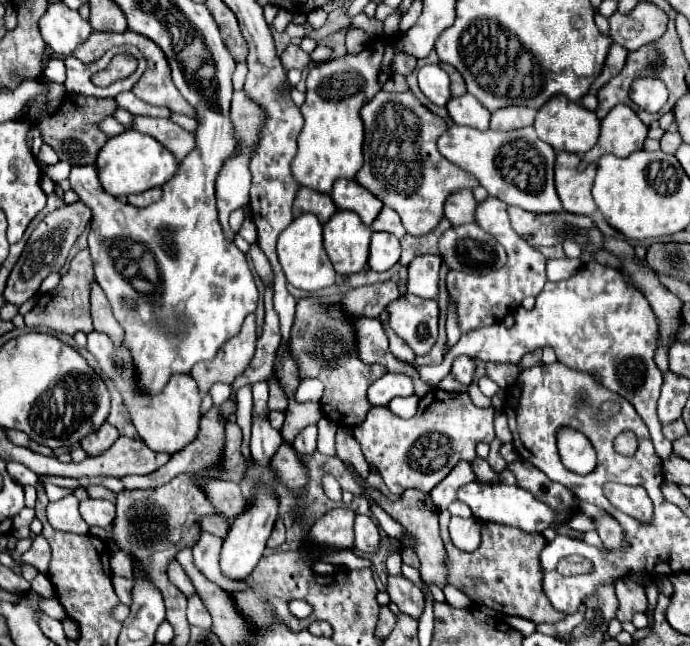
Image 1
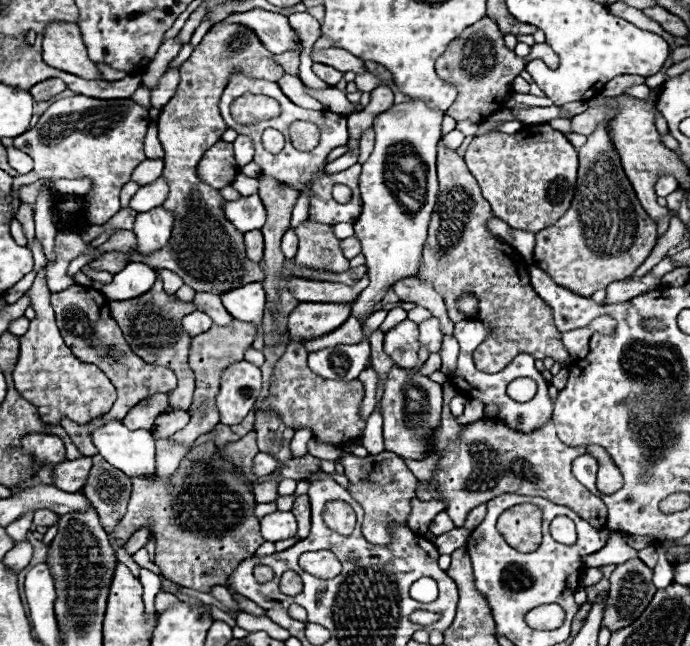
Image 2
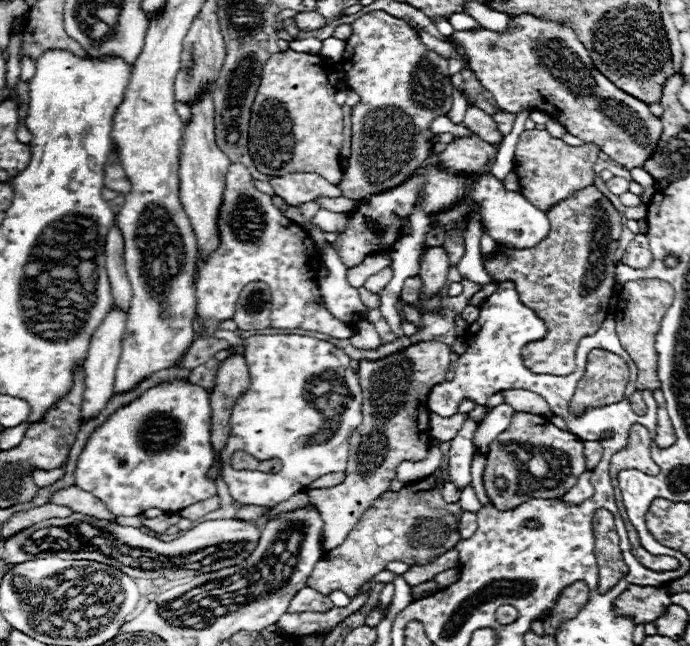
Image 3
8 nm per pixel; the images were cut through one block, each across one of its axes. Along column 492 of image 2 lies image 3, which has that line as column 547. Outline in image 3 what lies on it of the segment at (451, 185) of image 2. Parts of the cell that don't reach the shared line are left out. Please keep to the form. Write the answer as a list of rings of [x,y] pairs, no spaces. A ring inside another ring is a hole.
[[[590,186],[558,202],[548,212],[548,220],[550,220],[550,234],[538,246],[526,248],[526,250],[512,250],[512,248],[498,246],[496,254],[484,262],[484,268],[498,282],[502,280],[516,282],[520,300],[546,322],[546,336],[522,348],[524,364],[538,374],[570,374],[576,368],[574,352],[576,352],[578,340],[582,336],[598,332],[602,320],[606,320],[608,316],[606,310],[610,306],[610,298],[616,284],[614,270],[616,270],[618,238],[622,232],[622,216],[600,190]]]

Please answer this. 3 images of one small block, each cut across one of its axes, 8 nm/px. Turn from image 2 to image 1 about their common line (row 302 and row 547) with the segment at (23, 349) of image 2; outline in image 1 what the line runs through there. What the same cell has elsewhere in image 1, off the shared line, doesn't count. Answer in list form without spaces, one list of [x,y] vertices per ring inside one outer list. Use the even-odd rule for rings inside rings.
[[[40,534],[34,538],[32,542],[32,548],[22,556],[26,564],[34,566],[38,572],[46,574],[48,570],[48,564],[50,564],[50,544],[46,542],[46,538]]]

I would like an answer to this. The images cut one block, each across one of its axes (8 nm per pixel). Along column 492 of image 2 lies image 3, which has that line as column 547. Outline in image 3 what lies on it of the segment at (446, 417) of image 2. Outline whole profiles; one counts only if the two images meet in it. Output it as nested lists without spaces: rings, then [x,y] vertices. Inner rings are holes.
[[[514,412],[510,426],[490,444],[484,488],[494,508],[514,508],[522,500],[560,498],[576,484],[582,472],[586,472],[586,458],[578,436],[556,428],[546,416]]]

